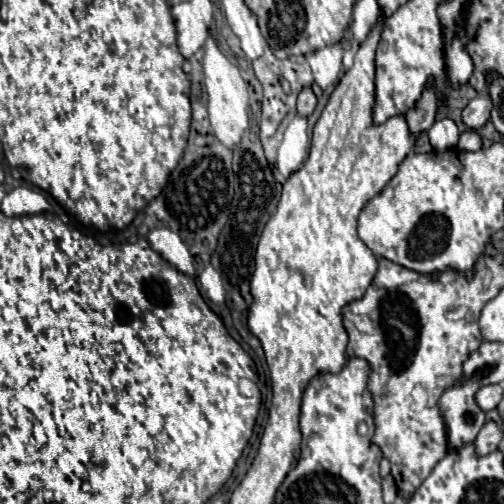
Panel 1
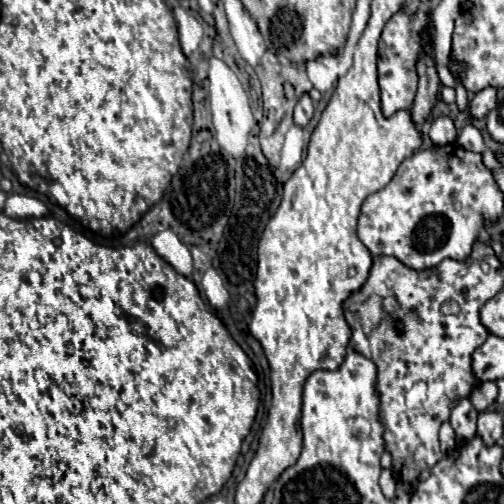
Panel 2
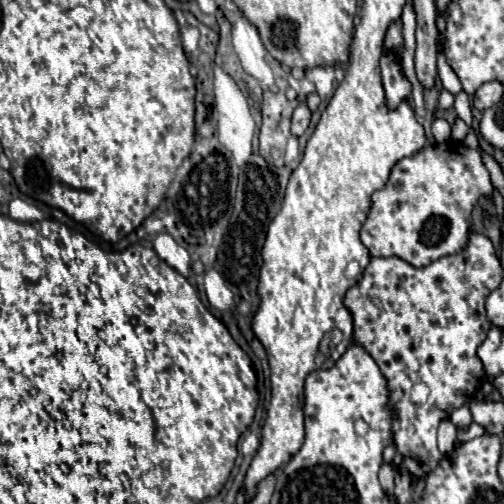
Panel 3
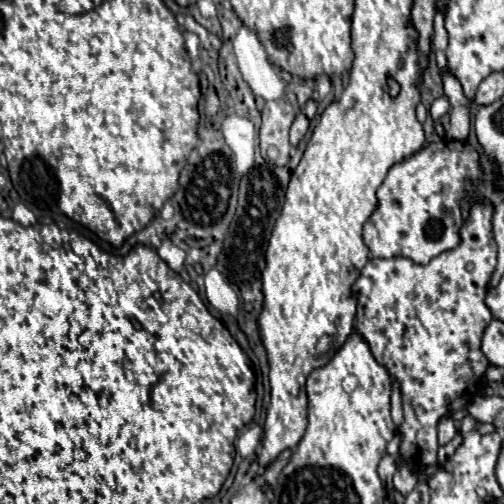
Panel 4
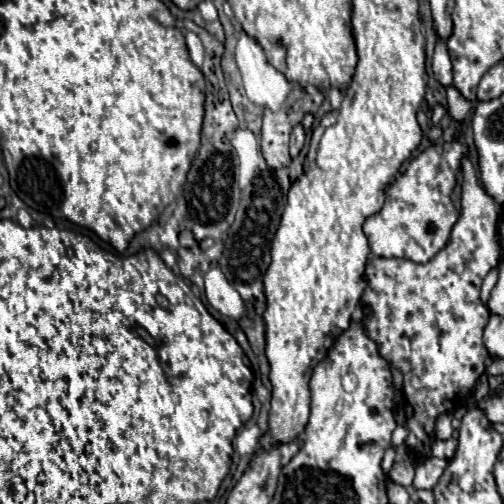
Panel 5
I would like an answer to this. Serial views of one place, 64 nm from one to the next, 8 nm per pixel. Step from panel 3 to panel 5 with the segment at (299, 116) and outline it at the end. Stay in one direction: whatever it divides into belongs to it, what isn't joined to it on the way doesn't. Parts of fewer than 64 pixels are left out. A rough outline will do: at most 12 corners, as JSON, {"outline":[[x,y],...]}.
{"outline":[[298,124],[290,134],[290,154],[296,156],[304,146],[306,132]]}

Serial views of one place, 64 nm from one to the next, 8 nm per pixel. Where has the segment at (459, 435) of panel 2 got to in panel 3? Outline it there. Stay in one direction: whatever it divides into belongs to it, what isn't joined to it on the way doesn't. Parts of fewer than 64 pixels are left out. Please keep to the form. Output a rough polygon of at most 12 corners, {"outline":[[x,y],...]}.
{"outline":[[468,406],[456,408],[450,420],[458,430],[466,432],[472,424]]}

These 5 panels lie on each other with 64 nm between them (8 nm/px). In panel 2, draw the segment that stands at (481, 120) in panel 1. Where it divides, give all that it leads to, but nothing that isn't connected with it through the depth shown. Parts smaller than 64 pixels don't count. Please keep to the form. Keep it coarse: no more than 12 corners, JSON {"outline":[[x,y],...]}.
{"outline":[[496,88],[476,92],[470,118],[482,120],[496,106]]}

